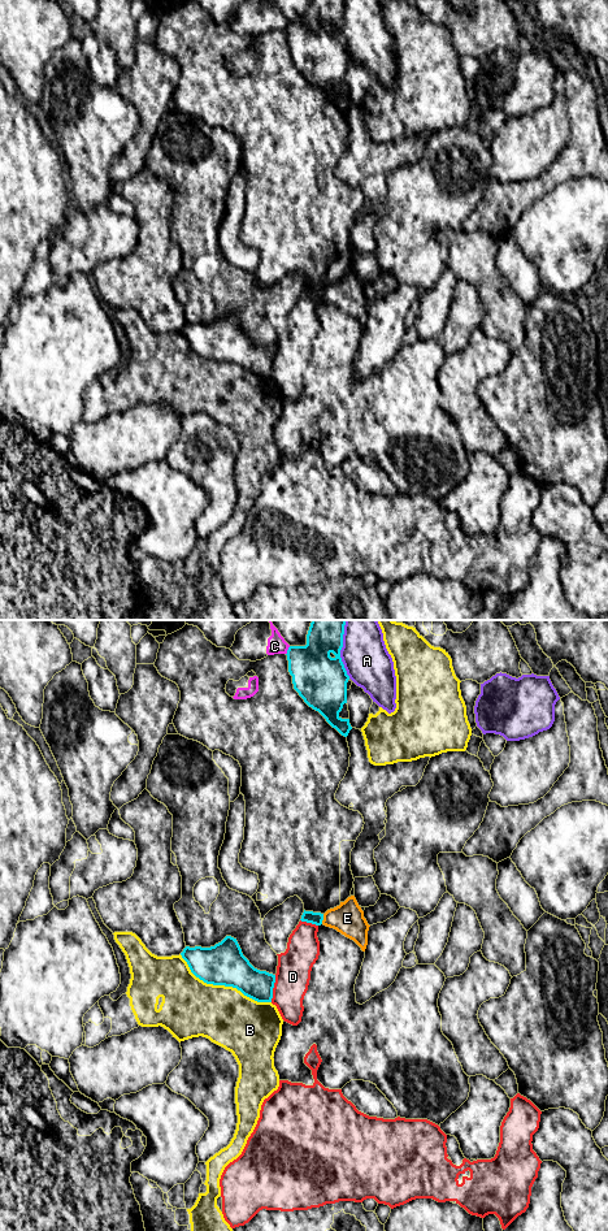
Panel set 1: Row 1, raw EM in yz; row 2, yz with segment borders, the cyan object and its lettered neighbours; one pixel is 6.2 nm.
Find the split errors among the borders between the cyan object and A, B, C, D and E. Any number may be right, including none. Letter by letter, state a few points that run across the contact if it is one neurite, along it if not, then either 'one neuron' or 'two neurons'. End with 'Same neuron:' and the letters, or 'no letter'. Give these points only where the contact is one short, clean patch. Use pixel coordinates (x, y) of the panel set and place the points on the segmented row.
A: two neurons
B: two neurons
C: two neurons
D: two neurons
E: yz (324, 914), (321, 923) | two neurons
Same neuron: no letter

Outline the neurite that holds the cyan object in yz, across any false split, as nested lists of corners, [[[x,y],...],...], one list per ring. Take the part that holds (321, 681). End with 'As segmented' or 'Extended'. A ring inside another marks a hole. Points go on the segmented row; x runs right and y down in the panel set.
[[[312,620],[305,646],[287,650],[294,689],[342,736],[352,729],[339,712],[347,703],[349,676],[340,658],[346,620]]]. As segmented

